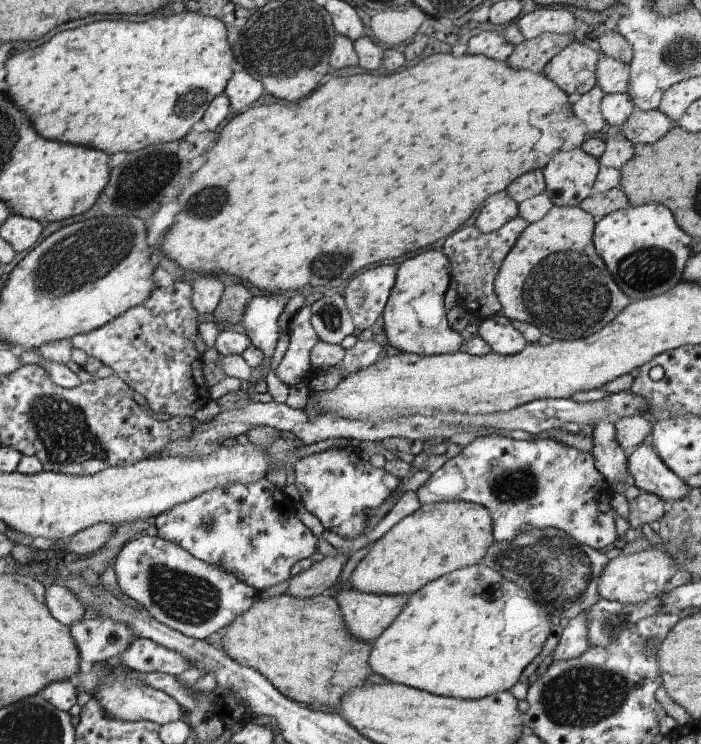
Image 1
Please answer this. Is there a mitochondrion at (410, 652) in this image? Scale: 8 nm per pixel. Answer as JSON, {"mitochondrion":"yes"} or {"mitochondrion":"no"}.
{"mitochondrion":"no"}

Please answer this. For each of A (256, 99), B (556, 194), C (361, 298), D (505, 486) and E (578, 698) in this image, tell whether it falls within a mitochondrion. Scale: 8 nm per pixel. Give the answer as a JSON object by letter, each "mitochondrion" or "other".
{"A":"other","B":"other","C":"mitochondrion","D":"mitochondrion","E":"mitochondrion"}

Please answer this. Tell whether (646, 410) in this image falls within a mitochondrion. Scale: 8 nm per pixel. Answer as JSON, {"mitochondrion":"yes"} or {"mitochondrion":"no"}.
{"mitochondrion":"no"}

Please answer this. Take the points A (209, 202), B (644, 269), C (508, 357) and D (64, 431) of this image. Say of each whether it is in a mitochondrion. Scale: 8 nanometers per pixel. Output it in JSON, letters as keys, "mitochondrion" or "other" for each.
{"A":"mitochondrion","B":"mitochondrion","C":"other","D":"mitochondrion"}

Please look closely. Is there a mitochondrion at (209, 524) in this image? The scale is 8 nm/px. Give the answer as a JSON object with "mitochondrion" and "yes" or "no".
{"mitochondrion":"yes"}

